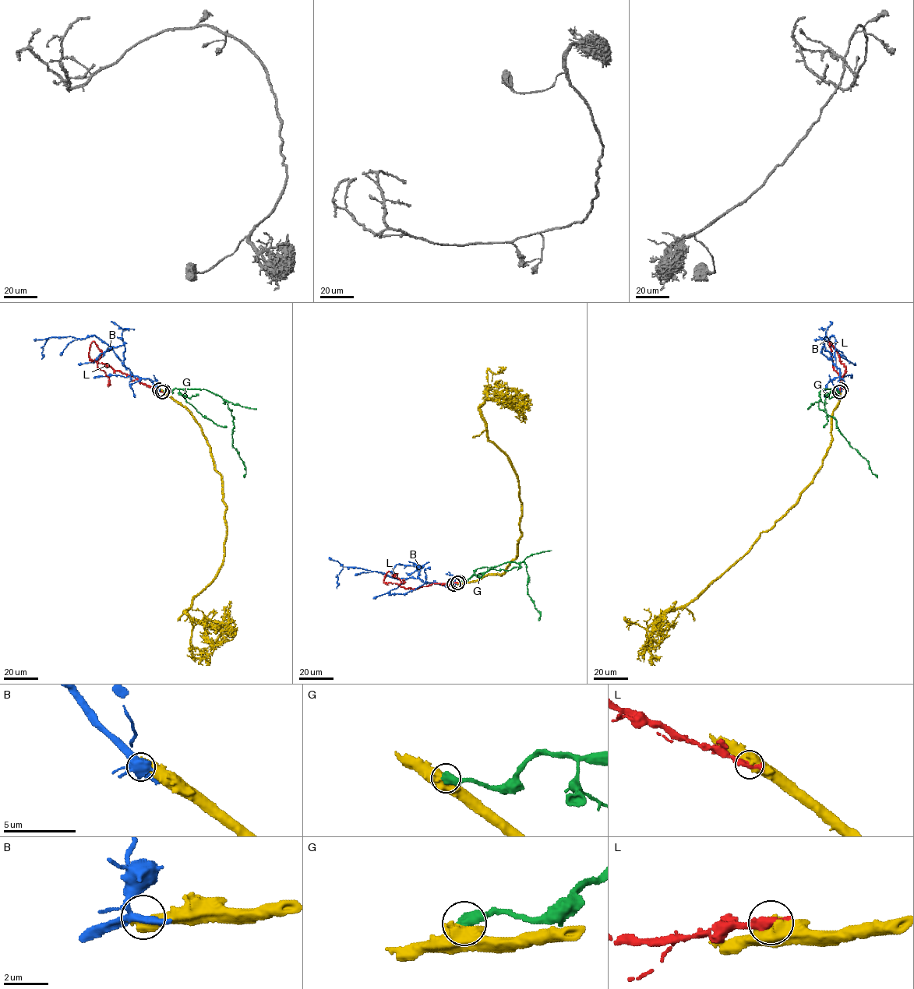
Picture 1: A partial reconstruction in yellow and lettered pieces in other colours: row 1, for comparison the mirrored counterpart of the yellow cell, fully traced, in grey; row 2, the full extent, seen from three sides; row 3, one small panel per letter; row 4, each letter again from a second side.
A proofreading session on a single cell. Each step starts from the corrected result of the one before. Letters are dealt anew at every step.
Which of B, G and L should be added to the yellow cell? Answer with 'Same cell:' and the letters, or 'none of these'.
Same cell: none of these

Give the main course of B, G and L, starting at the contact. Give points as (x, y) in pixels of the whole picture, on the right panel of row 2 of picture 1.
B: (841, 389), (843, 380), (835, 364), (835, 340), (833, 336), (828, 339), (827, 336), (824, 337), (845, 358)
G: (839, 391), (822, 389), (818, 407), (835, 419), (838, 431), (867, 461), (871, 472), (877, 477)
L: (839, 392), (845, 367), (829, 341), (833, 367), (840, 378), (836, 386)

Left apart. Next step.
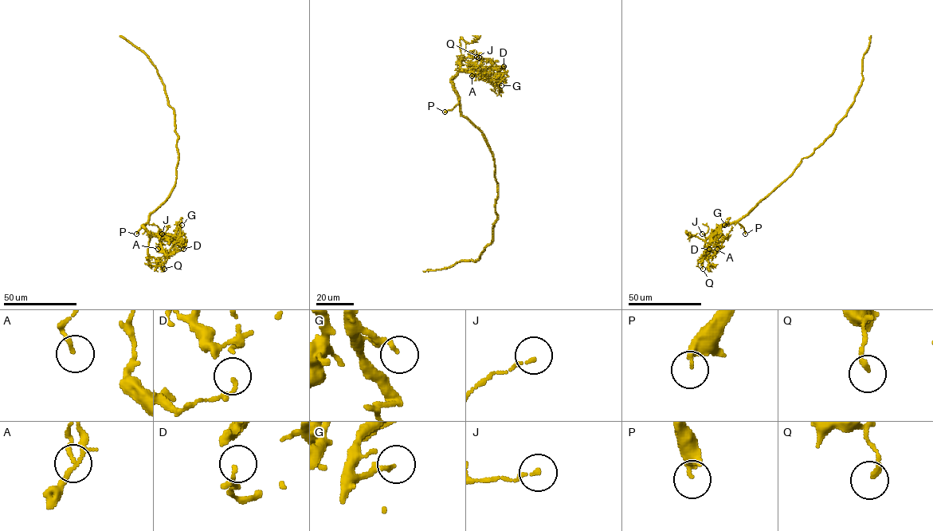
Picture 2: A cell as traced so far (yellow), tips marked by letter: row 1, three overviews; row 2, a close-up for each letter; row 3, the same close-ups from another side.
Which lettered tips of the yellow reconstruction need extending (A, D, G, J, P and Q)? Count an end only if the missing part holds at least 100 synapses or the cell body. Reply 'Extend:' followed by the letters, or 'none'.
Extend: P

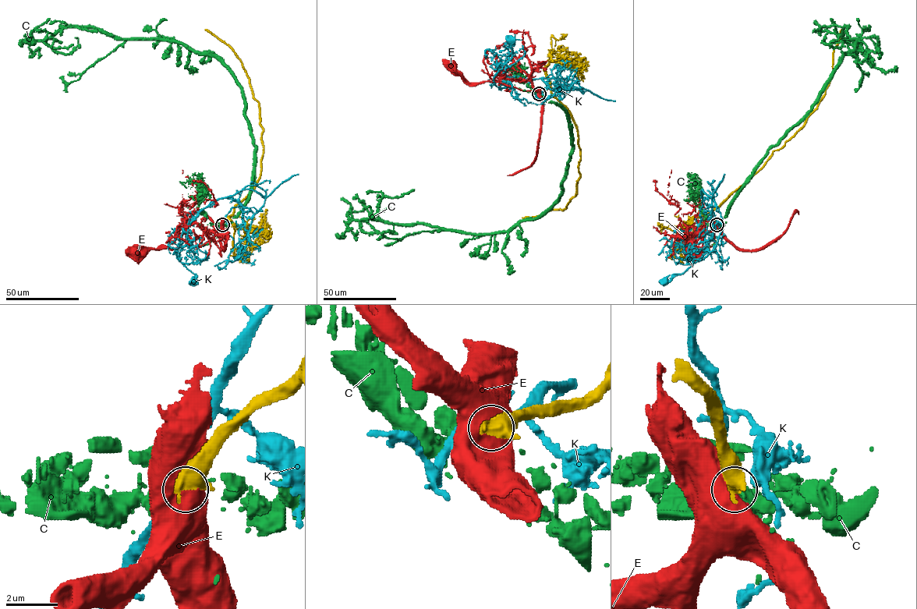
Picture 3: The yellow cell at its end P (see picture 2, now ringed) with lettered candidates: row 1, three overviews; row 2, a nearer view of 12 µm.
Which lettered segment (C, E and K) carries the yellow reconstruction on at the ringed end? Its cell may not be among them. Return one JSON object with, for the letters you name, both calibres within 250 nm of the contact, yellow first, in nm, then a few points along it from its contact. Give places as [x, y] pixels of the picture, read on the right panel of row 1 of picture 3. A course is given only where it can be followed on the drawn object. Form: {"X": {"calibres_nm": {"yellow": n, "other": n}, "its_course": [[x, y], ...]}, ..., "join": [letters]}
{"join": []}

